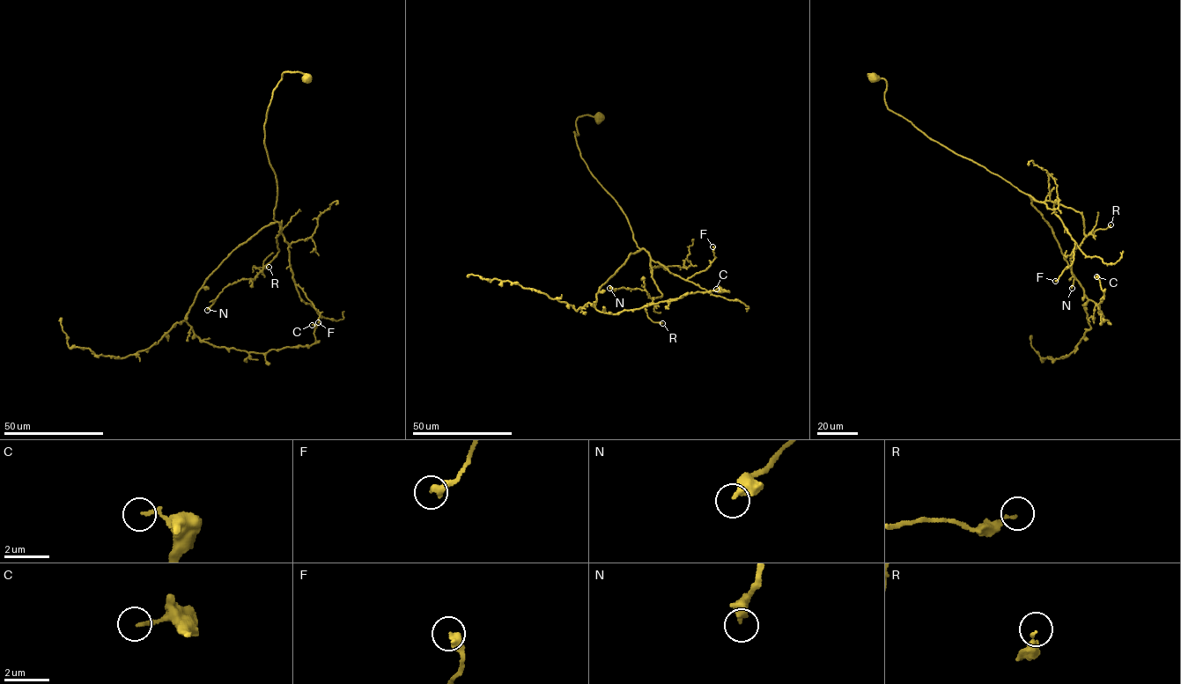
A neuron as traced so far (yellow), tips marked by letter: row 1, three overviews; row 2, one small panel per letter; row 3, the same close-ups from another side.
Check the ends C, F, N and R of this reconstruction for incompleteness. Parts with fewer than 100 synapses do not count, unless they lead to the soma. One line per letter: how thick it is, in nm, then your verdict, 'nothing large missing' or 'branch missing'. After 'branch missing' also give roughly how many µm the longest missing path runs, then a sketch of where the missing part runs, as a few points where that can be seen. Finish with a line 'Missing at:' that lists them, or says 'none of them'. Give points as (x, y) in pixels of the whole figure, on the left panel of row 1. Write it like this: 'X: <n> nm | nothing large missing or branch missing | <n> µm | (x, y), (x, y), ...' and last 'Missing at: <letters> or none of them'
C: 170 nm | nothing large missing
F: 320 nm | nothing large missing
N: 340 nm | nothing large missing
R: 110 nm | nothing large missing
Missing at: none of them

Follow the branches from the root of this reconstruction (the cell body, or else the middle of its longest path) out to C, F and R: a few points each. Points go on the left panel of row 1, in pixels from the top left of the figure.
C: (306, 78), (282, 73), (267, 111), (276, 222), (185, 319), (262, 353), (311, 346), (312, 325)
F: (306, 78), (282, 73), (263, 140), (276, 183), (273, 218), (294, 282), (321, 312), (318, 322)
R: (306, 78), (282, 73), (266, 114), (281, 231), (276, 255), (261, 271), (253, 268), (269, 267)

